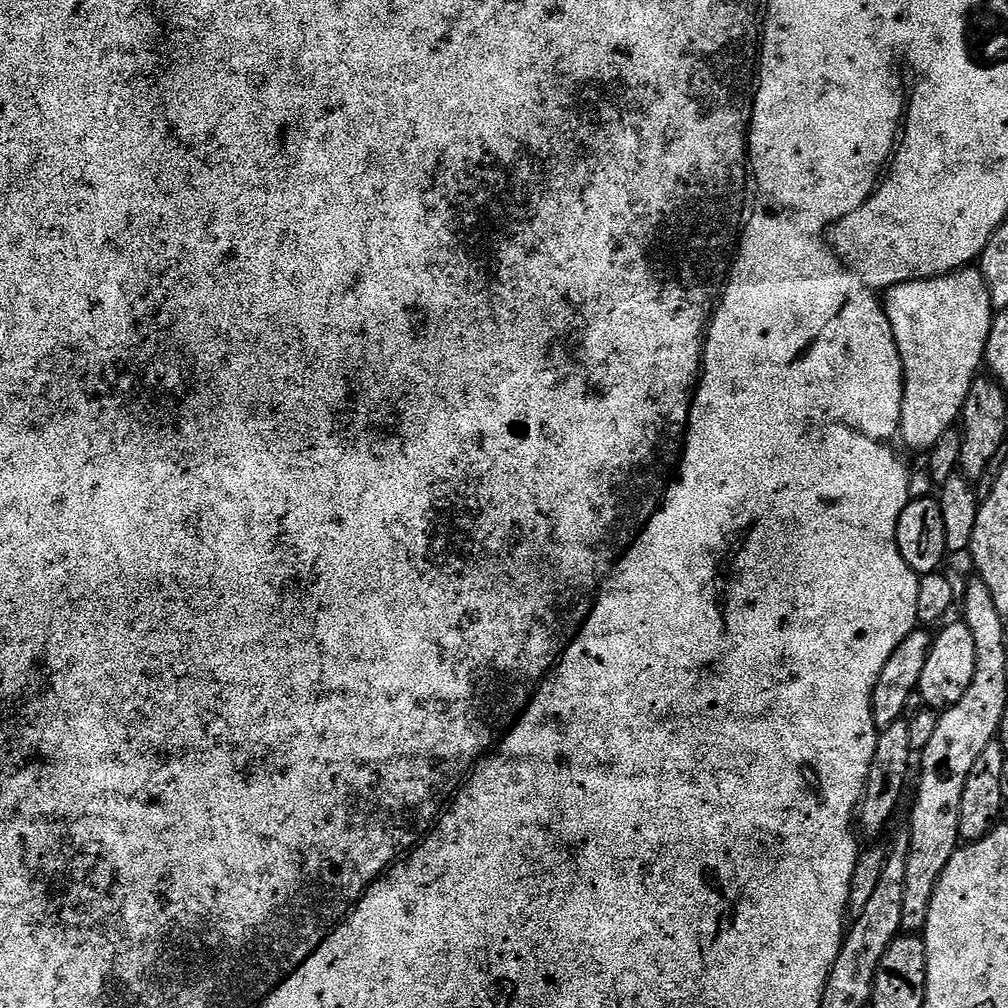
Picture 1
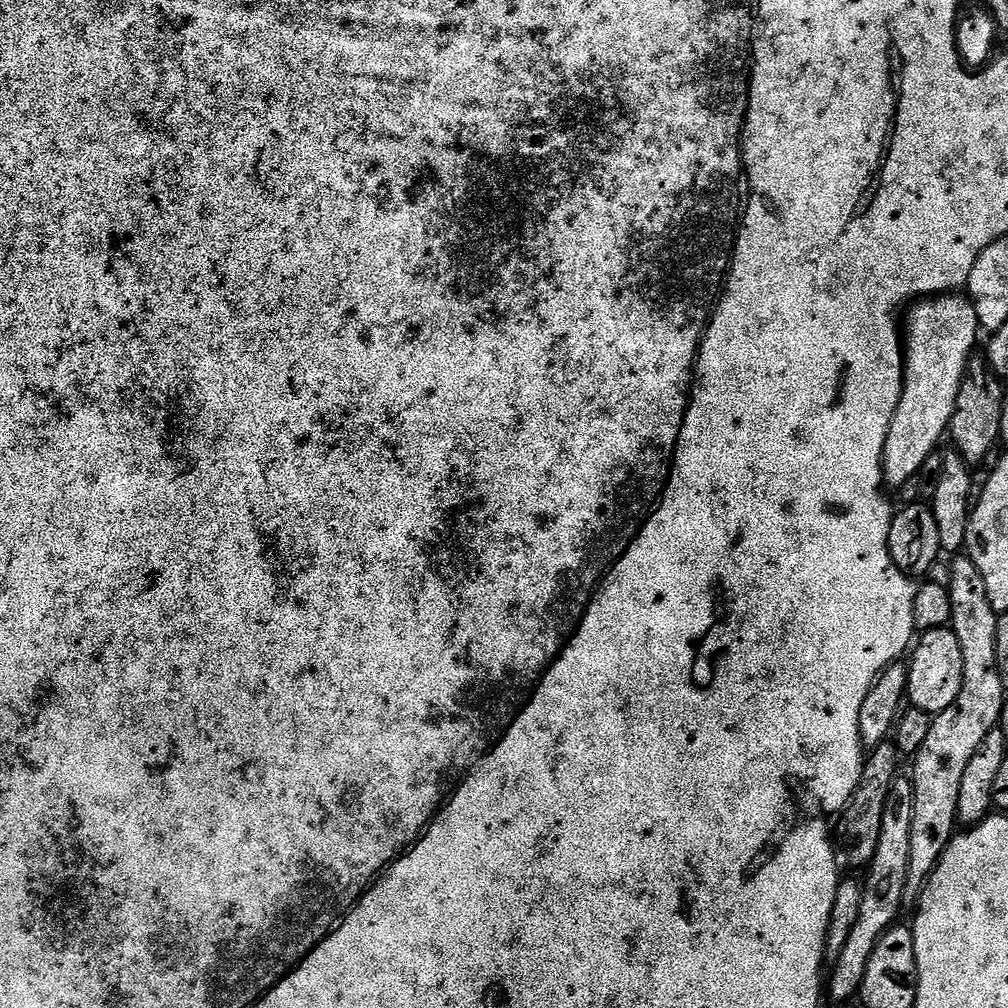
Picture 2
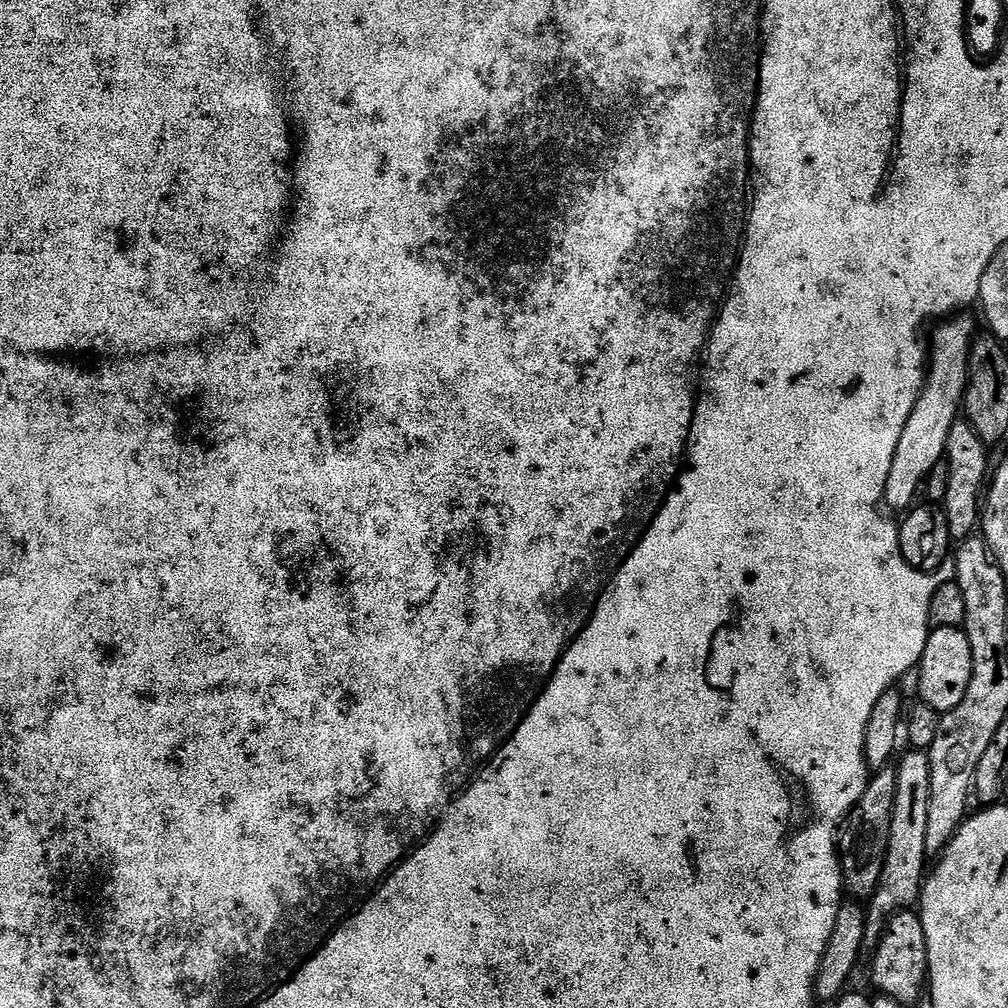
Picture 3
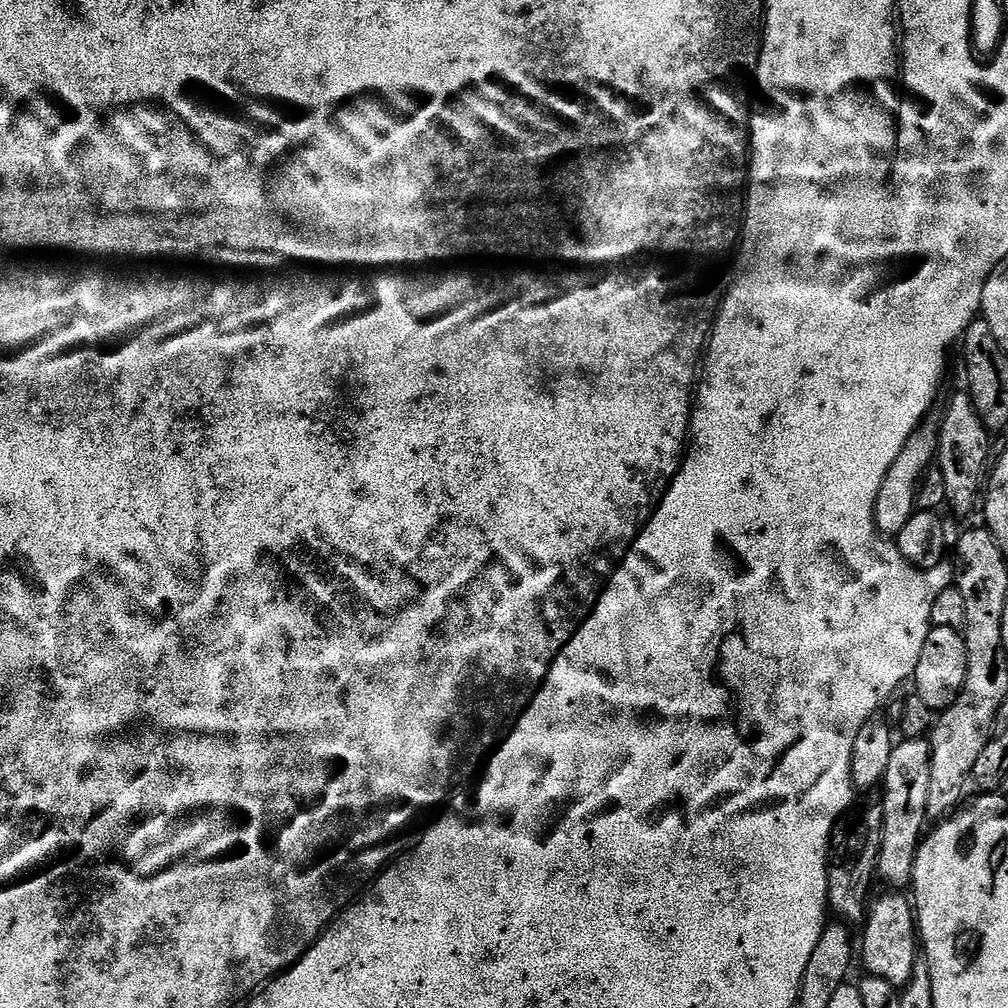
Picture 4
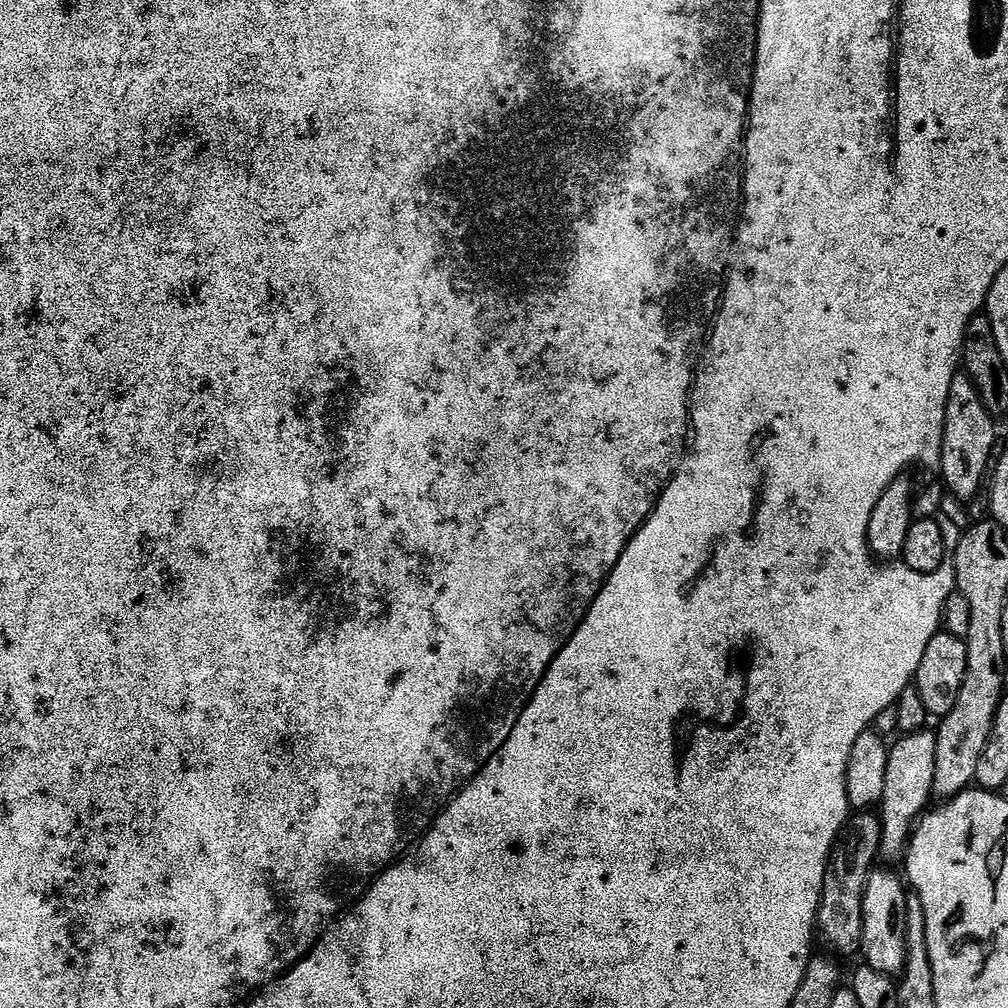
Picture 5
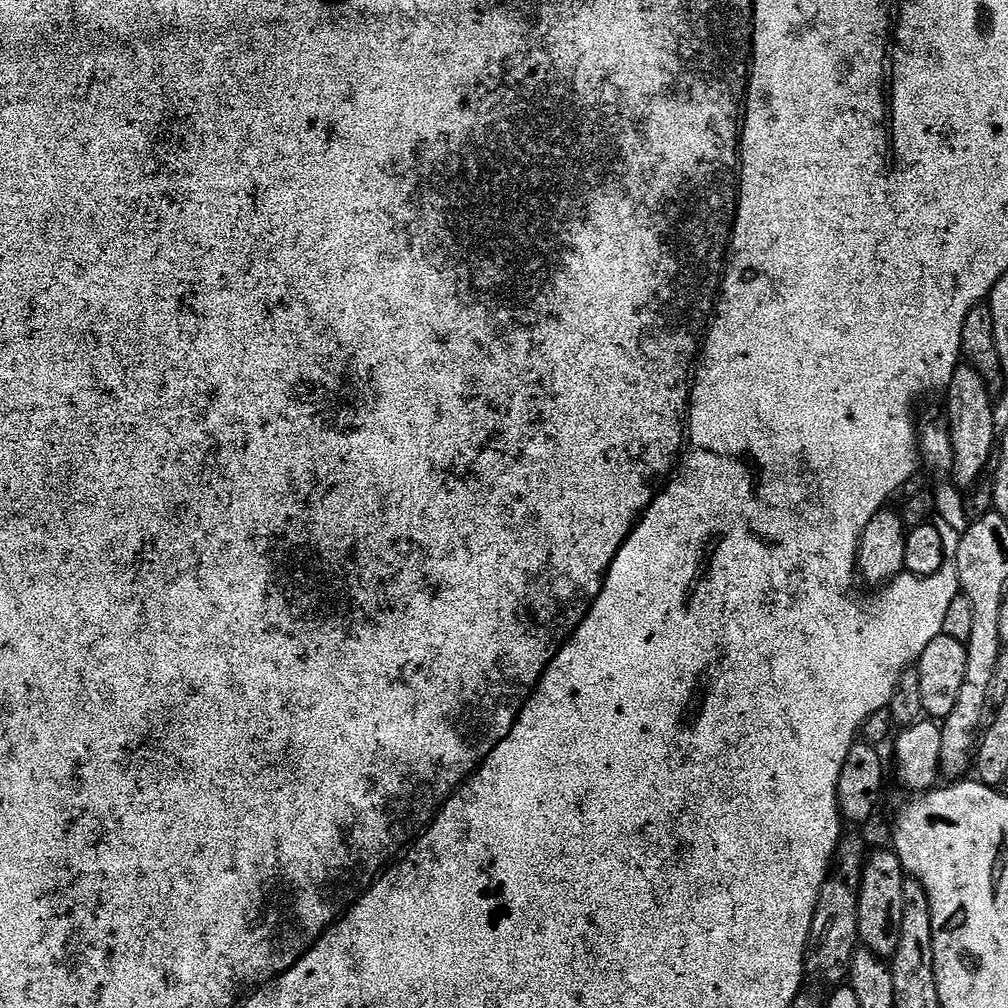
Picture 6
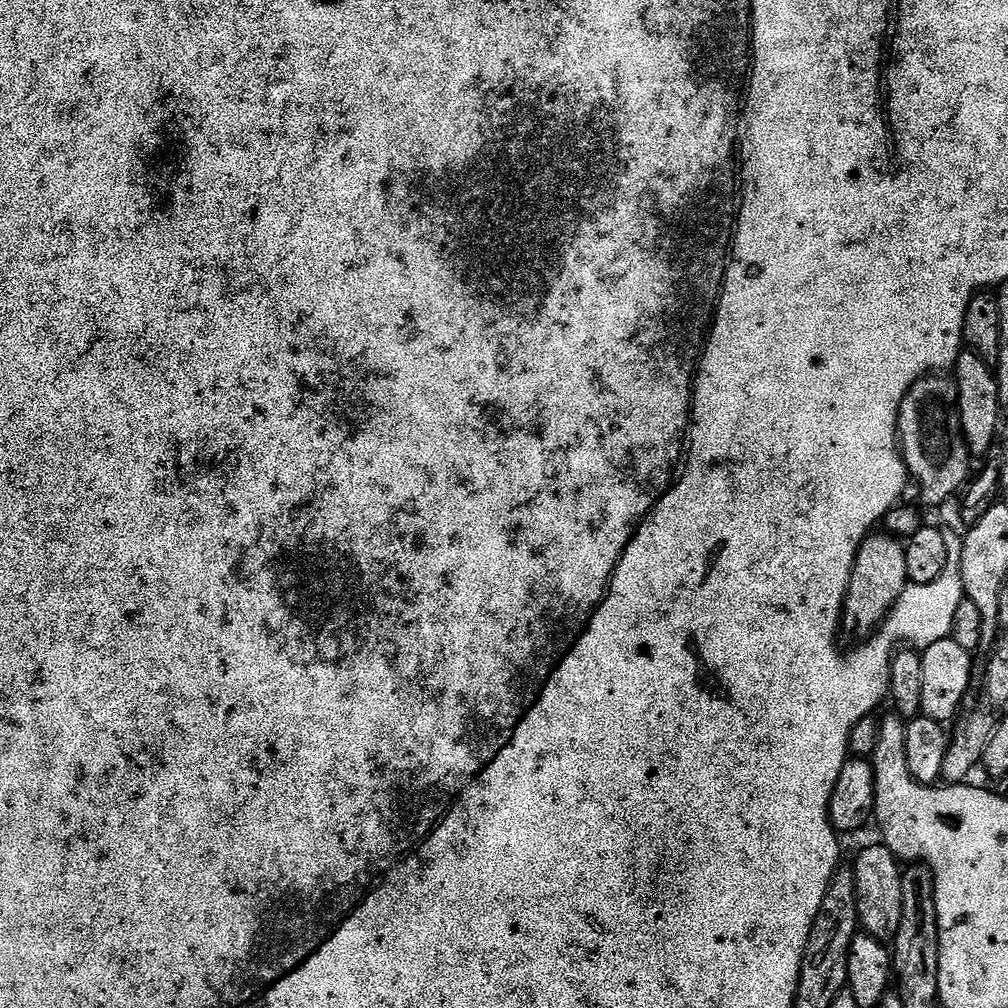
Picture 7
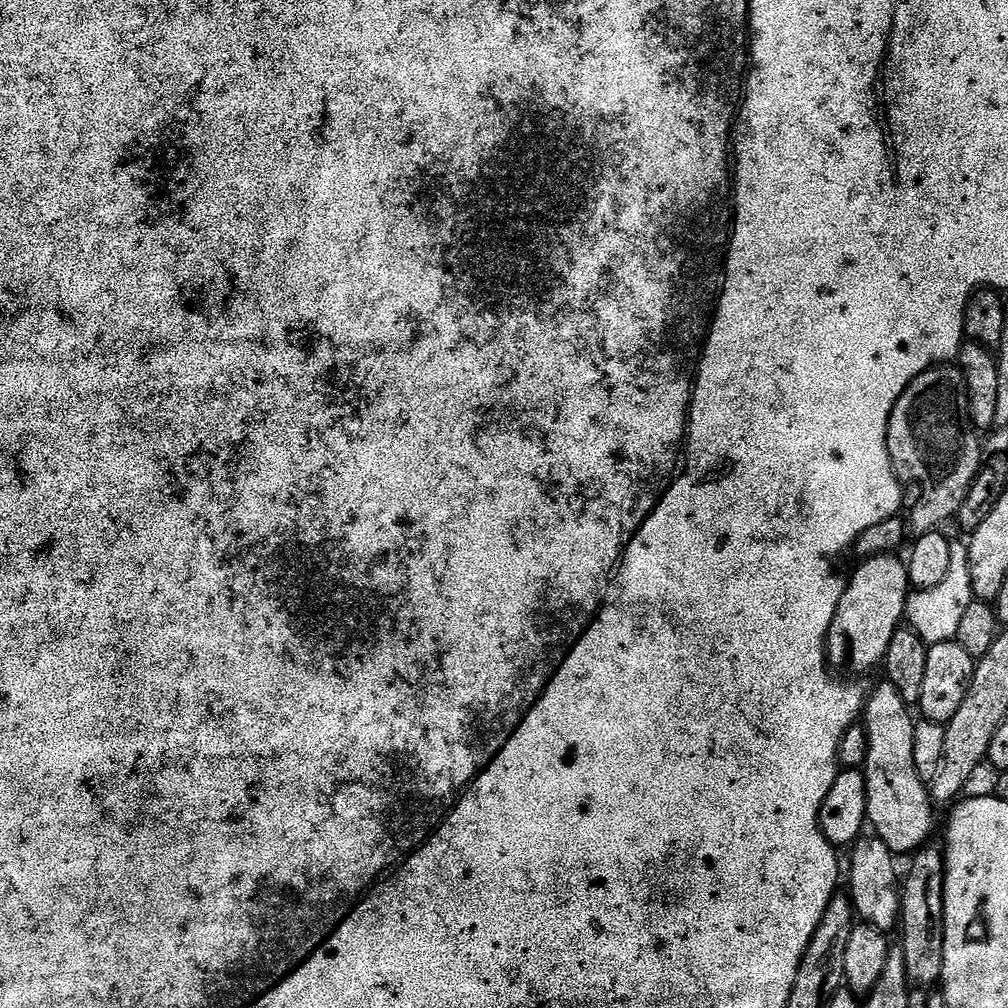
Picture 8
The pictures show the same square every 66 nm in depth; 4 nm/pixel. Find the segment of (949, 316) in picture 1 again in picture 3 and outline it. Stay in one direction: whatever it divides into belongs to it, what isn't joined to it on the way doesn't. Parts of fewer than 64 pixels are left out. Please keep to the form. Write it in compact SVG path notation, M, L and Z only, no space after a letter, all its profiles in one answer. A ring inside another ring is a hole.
M956 314L935 325L936 333L932 336L932 344L930 340L930 363L926 368L924 388L920 391L918 402L902 430L902 438L898 438L898 450L894 450L894 462L890 462L890 474L886 478L886 486L884 487L883 503L887 507L889 504L896 512L903 513L913 507L914 501L912 499L915 498L916 491L919 488L921 491L930 470L934 470L934 466L944 460L946 438L950 434L952 425L957 423L958 417L961 415L964 392L968 388L968 355L974 339L972 320L964 315L968 314Z

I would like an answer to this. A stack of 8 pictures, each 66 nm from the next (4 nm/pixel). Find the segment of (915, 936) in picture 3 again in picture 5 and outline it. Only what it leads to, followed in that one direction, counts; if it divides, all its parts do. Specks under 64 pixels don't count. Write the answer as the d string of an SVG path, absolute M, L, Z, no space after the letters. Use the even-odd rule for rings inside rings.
M873 871L868 878L862 906L864 933L860 947L862 957L864 956L863 963L893 978L903 973L906 962L906 906L909 893L906 891L905 881L901 877L900 880L892 872Z

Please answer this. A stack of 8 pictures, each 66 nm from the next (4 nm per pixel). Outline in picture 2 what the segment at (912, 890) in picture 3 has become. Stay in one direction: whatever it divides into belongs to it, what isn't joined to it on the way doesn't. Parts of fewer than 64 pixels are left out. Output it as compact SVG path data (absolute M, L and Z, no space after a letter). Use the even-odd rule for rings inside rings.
M897 791L890 801L891 816L890 828L885 831L884 837L880 839L880 848L876 851L876 856L871 862L868 880L866 879L866 887L864 889L864 897L862 898L862 914L858 914L858 926L854 926L851 931L850 938L846 942L846 946L838 953L835 959L836 969L832 972L832 981L827 981L826 992L833 996L838 1003L844 1004L851 996L855 997L860 991L862 982L866 978L866 968L870 966L870 954L874 954L874 950L878 946L880 937L897 923L896 915L900 912L900 907L904 904L904 895L910 892L908 886L908 871L910 870L910 858L908 857L909 837L906 833L909 831L912 822L912 808L914 805L914 796L911 791Z

